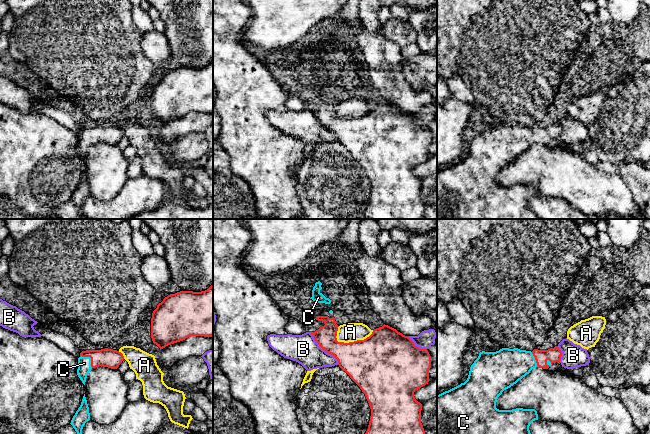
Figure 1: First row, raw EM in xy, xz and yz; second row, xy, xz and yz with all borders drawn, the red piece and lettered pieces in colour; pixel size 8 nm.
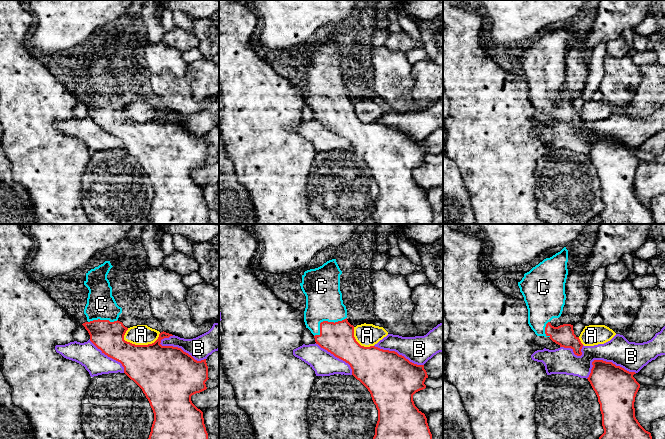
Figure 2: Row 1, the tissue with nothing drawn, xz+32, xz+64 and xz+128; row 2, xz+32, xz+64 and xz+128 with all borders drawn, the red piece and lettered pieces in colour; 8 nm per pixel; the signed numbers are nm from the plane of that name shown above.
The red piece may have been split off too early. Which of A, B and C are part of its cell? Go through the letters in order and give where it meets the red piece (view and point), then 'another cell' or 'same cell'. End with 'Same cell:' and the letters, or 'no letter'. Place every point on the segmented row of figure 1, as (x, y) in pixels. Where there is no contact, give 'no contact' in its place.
A: meets red in xz at (354, 341); another cell
B: meets red in xz at (324, 349); another cell
C: meets red in xy at (90, 357); same cell
Same cell: C

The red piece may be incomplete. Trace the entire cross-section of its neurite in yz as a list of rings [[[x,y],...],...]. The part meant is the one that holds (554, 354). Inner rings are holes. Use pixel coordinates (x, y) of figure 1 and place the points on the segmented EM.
[[[558,346],[548,350],[534,349],[531,351],[518,348],[502,348],[496,352],[479,353],[478,358],[470,367],[467,380],[460,385],[437,395],[437,434],[531,434],[530,424],[538,420],[535,409],[516,408],[512,410],[499,410],[496,402],[502,392],[525,377],[536,367],[548,369],[552,363],[560,362],[562,352]]]

